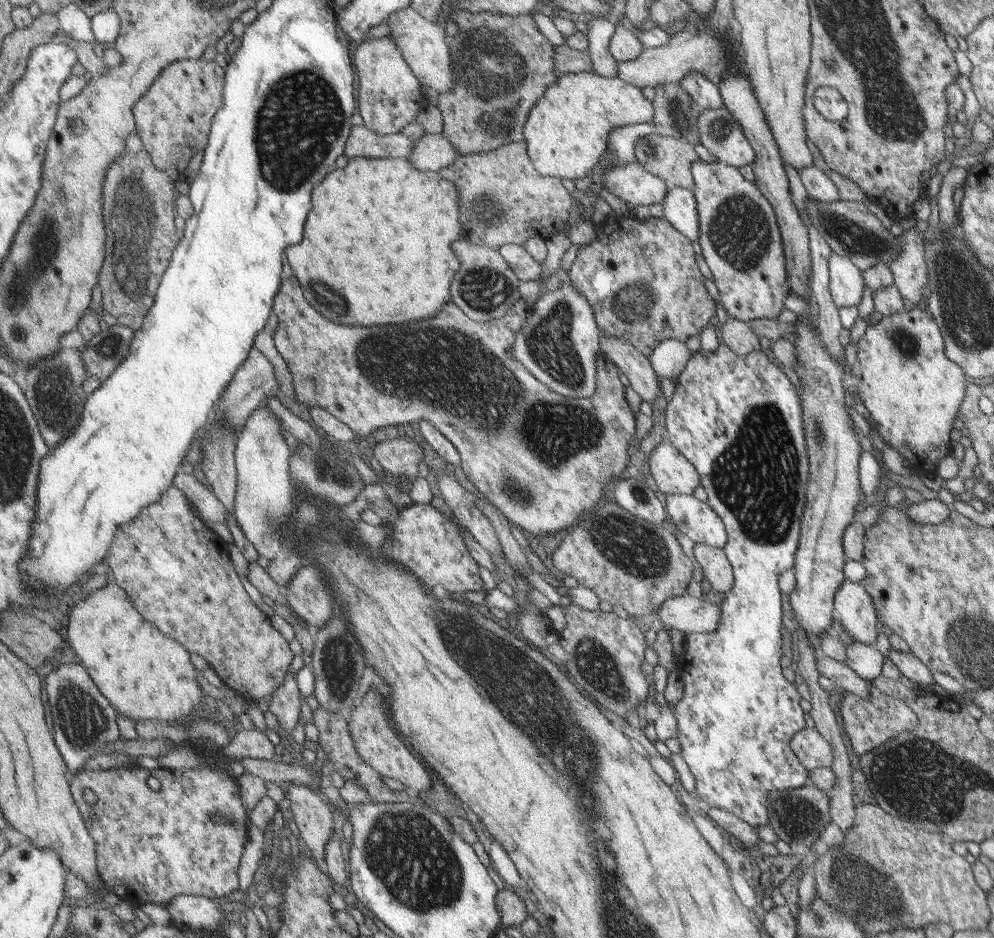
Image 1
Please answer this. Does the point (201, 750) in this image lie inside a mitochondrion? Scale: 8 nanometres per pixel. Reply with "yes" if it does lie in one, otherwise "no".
no

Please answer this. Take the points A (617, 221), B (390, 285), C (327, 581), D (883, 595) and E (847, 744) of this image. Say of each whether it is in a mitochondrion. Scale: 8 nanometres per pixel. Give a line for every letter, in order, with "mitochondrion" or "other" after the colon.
A: other
B: other
C: other
D: other
E: other

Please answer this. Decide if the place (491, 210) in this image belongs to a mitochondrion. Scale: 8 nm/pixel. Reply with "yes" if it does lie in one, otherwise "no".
yes

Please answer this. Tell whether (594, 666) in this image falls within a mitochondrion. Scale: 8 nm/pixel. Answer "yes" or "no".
yes

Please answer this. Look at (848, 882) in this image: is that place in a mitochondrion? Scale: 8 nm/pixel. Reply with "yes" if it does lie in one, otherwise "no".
yes

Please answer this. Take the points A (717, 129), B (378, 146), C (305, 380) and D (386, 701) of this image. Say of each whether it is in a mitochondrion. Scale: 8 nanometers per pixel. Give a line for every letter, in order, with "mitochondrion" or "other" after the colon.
A: mitochondrion
B: other
C: other
D: other

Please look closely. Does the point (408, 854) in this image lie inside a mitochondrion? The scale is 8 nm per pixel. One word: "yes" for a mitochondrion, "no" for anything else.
yes

